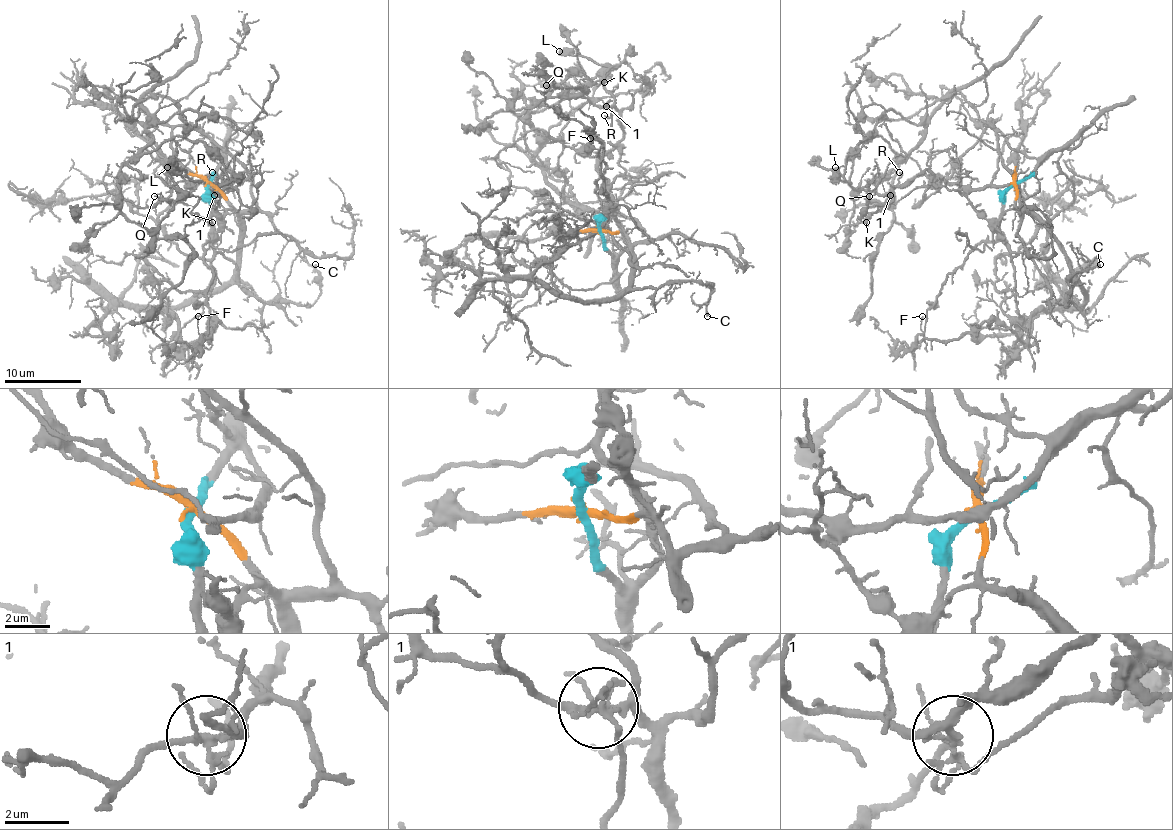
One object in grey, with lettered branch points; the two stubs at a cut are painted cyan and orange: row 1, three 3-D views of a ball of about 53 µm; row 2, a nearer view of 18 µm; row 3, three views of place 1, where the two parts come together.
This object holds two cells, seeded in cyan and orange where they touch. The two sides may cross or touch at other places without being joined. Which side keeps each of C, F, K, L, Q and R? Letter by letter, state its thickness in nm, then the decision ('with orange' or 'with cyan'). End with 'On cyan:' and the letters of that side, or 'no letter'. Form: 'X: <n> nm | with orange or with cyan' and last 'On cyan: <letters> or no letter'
C: 220 nm | with orange
F: 110 nm | with orange
K: 180 nm | with cyan
L: 500 nm | with cyan
Q: 70 nm | with cyan
R: 130 nm | with cyan
On cyan: K, L, Q, R

